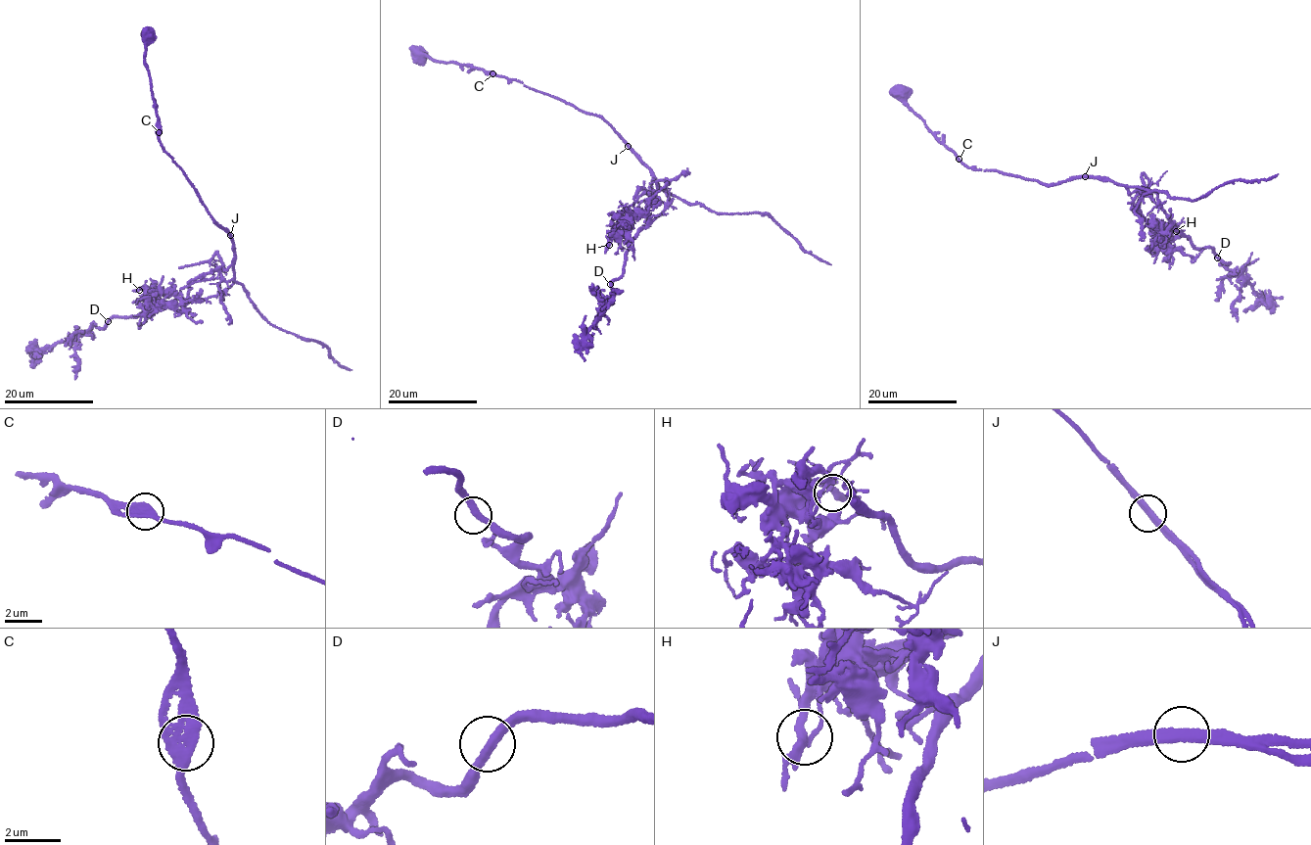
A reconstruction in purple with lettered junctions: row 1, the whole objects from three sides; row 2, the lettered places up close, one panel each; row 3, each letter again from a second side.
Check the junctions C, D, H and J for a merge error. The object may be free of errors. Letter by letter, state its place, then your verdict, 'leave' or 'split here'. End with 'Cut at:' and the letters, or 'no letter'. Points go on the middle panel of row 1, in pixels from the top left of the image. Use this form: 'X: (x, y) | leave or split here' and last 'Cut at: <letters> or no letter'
C: (492, 73) | leave
D: (610, 284) | leave
H: (609, 245) | leave
J: (628, 146) | split here
Cut at: J

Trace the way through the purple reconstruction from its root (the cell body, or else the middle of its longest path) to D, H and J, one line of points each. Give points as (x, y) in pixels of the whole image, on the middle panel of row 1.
D: (419, 53), (521, 81), (601, 117), (649, 168), (652, 194), (666, 209), (640, 230), (622, 274), (610, 284)
H: (419, 53), (521, 81), (614, 127), (649, 168), (652, 194), (666, 209), (652, 221), (638, 214), (609, 245)
J: (419, 53), (444, 63), (470, 64), (521, 81), (601, 117), (628, 146)

